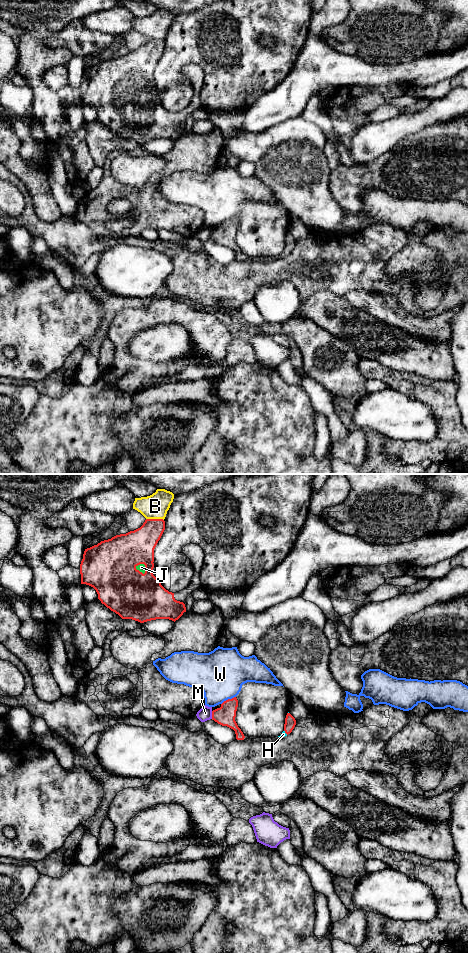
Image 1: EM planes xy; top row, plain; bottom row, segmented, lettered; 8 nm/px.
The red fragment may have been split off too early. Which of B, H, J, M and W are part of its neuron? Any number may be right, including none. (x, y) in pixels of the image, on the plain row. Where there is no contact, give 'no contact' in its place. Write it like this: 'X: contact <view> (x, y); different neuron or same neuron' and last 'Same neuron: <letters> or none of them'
B: contact xy (155, 39); different neuron
H: contact xy (285, 252); same neuron
J: contact xy (145, 88); same neuron
M: contact xy (212, 235); different neuron
W: contact xy (228, 219); different neuron
Same neuron: H, J

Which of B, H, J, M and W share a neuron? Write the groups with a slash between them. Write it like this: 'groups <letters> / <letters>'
groups B / H J / M / W

